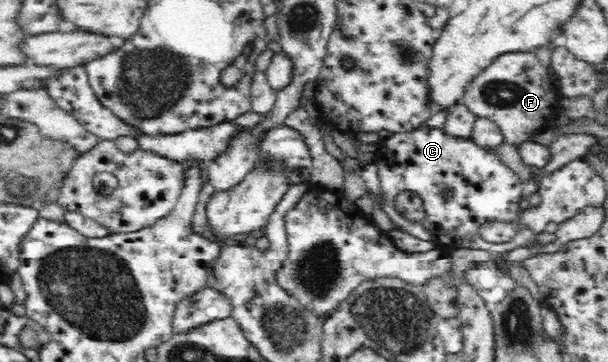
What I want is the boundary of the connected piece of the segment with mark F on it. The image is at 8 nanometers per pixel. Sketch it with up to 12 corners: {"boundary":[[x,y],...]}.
{"boundary":[[534,51],[496,57],[460,103],[517,146],[554,126],[559,94]]}

